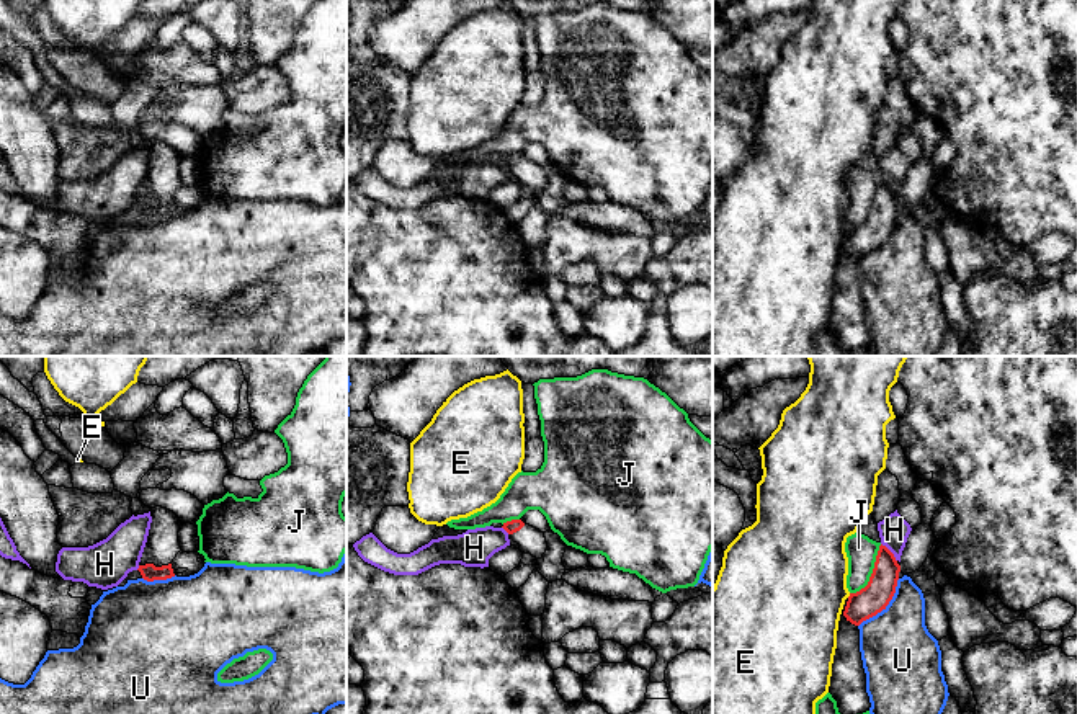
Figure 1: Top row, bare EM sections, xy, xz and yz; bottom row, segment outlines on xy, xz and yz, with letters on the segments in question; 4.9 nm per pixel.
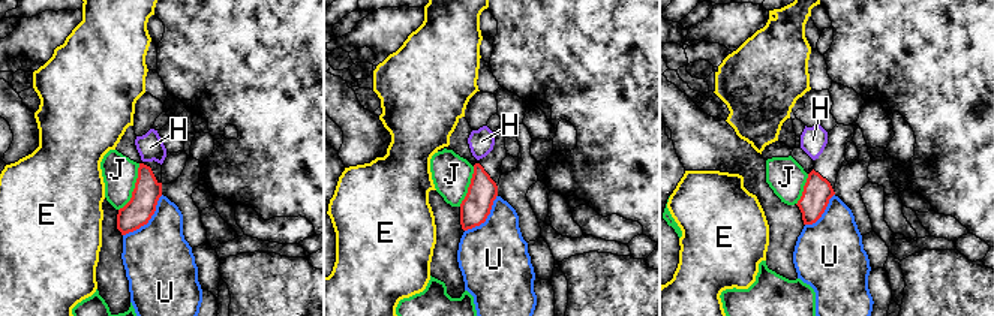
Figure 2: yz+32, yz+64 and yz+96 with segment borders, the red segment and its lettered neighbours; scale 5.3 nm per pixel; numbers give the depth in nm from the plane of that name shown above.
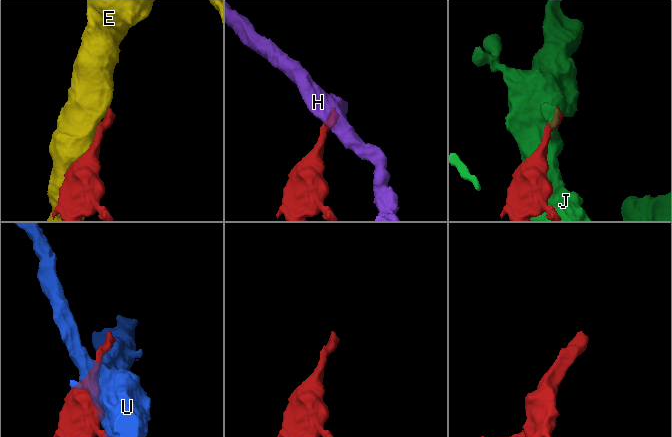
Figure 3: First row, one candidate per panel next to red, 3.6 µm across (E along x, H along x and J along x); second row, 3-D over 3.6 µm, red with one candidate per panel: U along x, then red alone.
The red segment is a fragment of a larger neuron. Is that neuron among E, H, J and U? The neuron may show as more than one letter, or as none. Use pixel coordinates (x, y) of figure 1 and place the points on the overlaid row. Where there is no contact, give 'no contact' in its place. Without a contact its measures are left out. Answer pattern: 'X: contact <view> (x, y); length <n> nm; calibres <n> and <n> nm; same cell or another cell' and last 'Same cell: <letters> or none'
E: contact yz (850, 595); length 30 nm; calibres 150 and 460 nm; another cell
H: contact yz (891, 553); length 120 nm; calibres 150 and 150 nm; another cell
J: contact yz (873, 572); length 300 nm; calibres 150 and 150 nm; another cell
U: contact yz (884, 606); length 320 nm; calibres 150 and 360 nm; another cell
Same cell: none

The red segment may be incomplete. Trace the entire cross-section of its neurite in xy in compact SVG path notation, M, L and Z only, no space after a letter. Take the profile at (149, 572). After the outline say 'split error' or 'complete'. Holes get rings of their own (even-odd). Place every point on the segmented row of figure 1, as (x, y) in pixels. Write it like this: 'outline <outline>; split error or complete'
outline M162 506L150 508L150 529L142 552L139 572L144 580L167 580L175 577L172 562L181 551L178 541L180 518Z; split error

